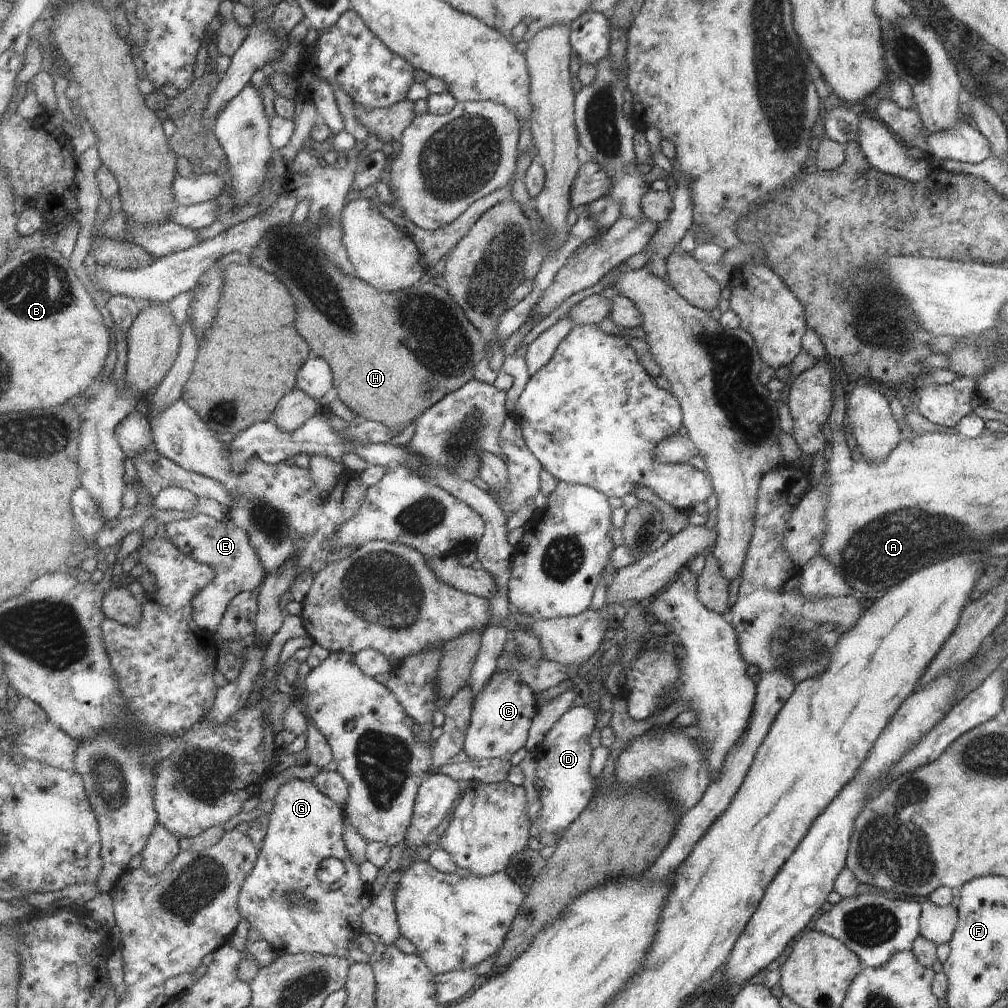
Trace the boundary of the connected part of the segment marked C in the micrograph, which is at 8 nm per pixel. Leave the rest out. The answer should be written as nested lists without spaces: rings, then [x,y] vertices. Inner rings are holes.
[[[515,669],[497,671],[483,690],[476,694],[464,752],[471,759],[511,760],[515,752],[526,748],[530,730],[539,711],[533,689],[526,685]]]

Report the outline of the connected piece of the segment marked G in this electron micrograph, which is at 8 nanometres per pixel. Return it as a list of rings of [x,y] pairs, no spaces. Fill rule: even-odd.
[[[291,779],[286,782],[279,788],[274,802],[273,810],[269,812],[266,835],[260,843],[258,861],[239,895],[239,914],[248,923],[248,930],[258,930],[262,939],[269,942],[279,954],[319,953],[349,958],[349,944],[363,932],[362,914],[371,906],[373,894],[371,888],[361,880],[359,866],[353,863],[347,850],[344,837],[347,817],[345,808],[335,802],[335,799],[323,794],[323,791],[308,779]],[[325,858],[338,858],[345,866],[345,875],[331,887],[317,878],[317,870],[321,866],[321,860]],[[291,893],[303,895],[306,903],[301,906],[294,905],[288,900]]]

